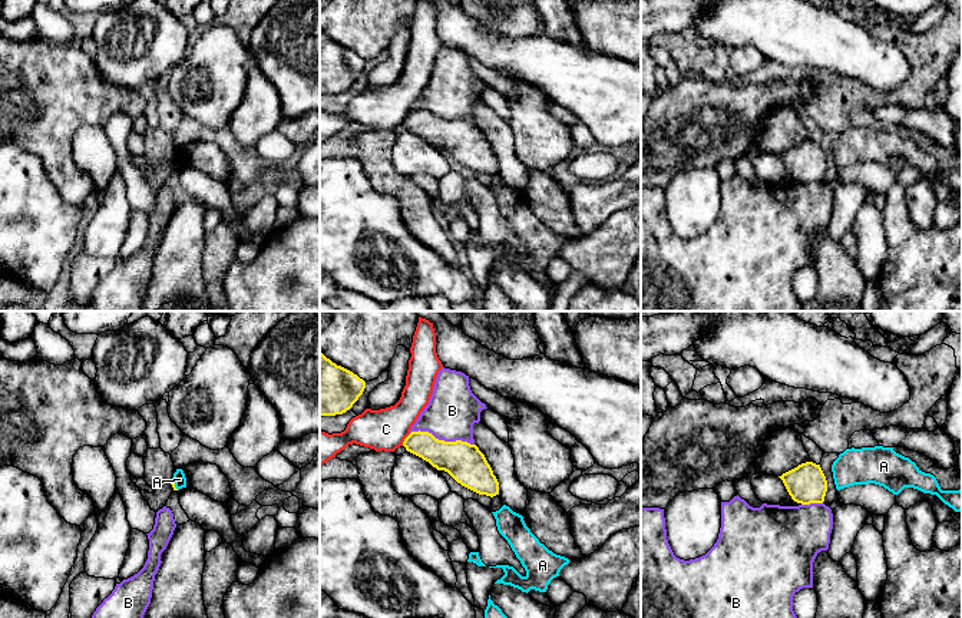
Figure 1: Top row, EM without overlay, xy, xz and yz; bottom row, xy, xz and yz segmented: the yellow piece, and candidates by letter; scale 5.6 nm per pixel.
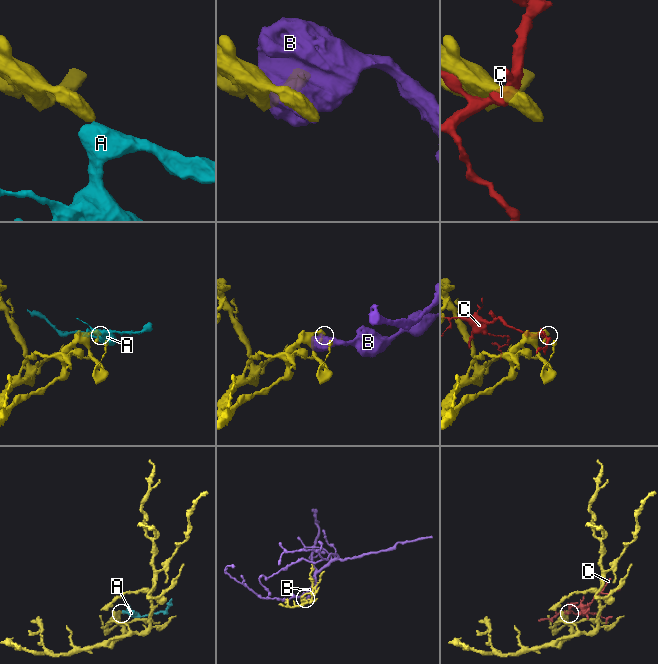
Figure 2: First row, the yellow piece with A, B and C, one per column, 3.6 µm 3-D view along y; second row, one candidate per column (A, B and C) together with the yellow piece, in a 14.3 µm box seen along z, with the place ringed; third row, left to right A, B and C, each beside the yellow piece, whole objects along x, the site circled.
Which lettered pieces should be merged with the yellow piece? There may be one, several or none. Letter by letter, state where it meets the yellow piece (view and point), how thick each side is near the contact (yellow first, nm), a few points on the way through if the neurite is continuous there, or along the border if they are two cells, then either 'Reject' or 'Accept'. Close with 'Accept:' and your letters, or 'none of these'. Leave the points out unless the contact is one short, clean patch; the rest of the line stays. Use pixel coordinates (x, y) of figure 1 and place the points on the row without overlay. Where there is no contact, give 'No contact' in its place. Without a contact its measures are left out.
A: Touches yellow at xy (174, 162). Thickness 20 nm (yellow) against 70 nm. Boundary: xy (172, 157), (178, 168). Reject
B: Touches yellow at xz (442, 119). Thickness 220 nm (yellow) against 280 nm. Reject
C: Touches yellow at xz (405, 118). Thickness 160 nm (yellow) against 240 nm. Reject
Accept: none of these

